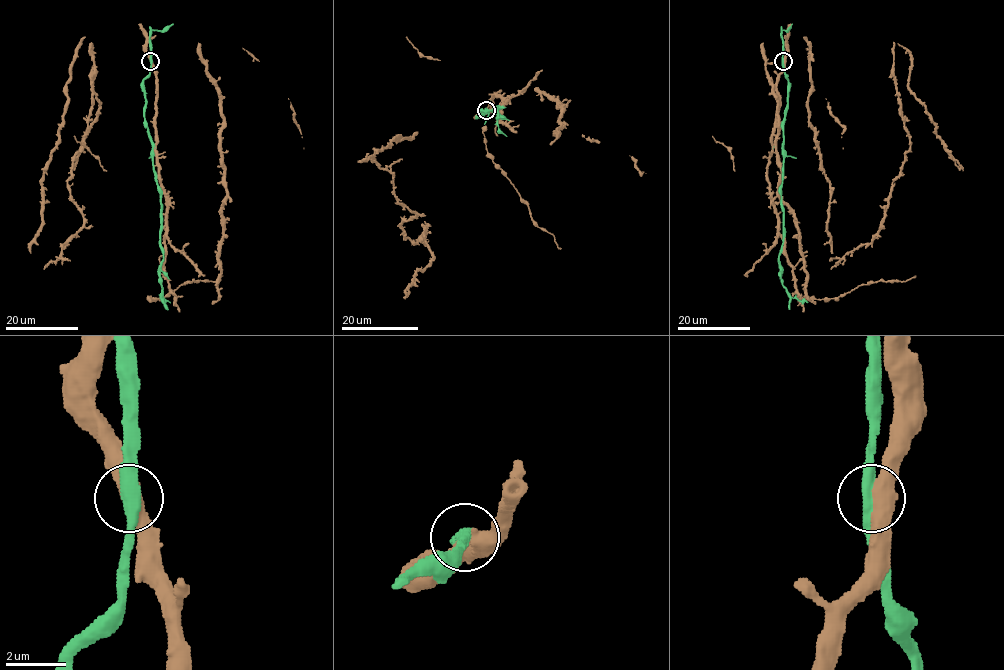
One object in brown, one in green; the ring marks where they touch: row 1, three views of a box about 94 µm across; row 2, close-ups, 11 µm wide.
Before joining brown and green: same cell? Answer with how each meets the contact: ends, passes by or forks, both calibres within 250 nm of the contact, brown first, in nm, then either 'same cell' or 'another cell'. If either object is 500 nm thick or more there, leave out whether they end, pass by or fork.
500 nm thick on the brown side, 440 nm on the other; same cell

